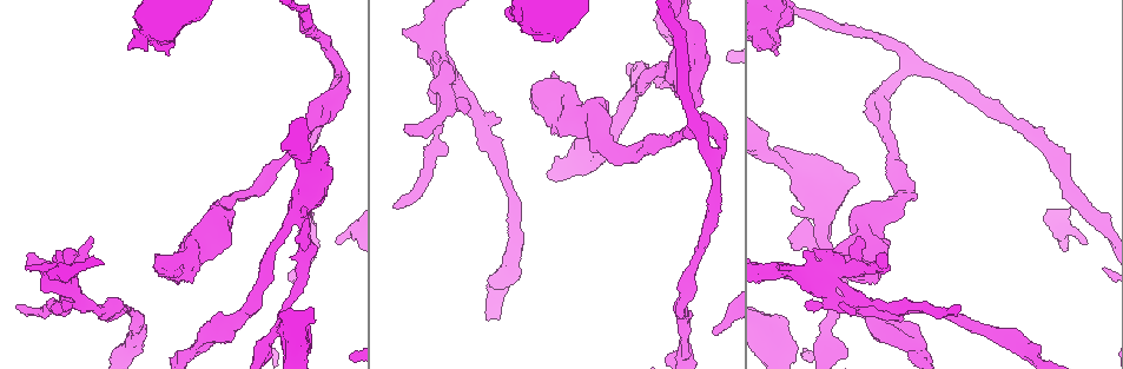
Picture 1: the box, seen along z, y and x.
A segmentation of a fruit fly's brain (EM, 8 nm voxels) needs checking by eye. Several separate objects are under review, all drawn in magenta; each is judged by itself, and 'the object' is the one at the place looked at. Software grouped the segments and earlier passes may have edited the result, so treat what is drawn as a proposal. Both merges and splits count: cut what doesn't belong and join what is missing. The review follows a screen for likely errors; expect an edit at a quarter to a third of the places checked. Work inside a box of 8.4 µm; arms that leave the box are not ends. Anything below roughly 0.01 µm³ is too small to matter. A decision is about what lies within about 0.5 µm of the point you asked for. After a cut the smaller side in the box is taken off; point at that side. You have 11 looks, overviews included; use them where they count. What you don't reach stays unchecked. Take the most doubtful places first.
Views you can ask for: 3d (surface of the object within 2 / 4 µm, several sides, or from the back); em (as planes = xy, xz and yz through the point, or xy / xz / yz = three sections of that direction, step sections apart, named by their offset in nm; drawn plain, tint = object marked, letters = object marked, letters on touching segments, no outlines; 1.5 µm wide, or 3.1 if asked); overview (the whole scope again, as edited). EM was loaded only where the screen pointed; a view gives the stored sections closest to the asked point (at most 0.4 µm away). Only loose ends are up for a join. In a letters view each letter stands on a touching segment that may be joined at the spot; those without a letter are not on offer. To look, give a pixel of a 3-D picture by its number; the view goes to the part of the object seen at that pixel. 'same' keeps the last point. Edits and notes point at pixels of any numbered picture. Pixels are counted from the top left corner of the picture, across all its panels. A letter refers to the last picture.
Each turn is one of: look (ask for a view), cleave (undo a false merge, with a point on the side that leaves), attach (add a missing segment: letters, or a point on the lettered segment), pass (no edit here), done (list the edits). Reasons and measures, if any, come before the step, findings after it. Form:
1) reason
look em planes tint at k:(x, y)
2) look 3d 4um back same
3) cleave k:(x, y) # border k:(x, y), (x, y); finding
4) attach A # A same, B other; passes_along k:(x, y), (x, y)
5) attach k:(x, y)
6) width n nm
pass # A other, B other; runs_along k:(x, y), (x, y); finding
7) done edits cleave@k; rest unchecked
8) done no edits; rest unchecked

free end
look em planes tint at 1:(123, 306)

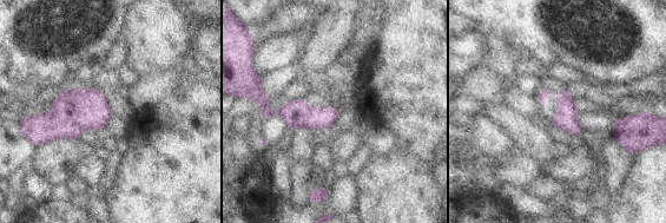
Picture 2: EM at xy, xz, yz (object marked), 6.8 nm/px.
what lies round it
look em planes letters same

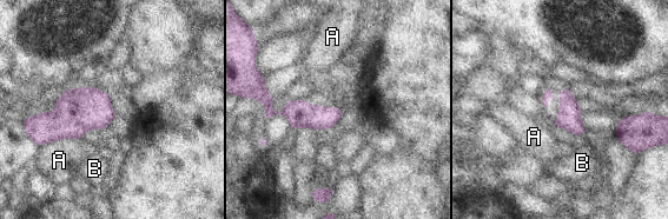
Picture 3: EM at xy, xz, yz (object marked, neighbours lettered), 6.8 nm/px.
pass # A other, B other; runs_along 3:(268, 106), (275, 113), (338, 112); no lettered segment goes on from it

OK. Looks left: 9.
branch stops here
look em 3.1um xz step 16 letters at 1:(168, 55)

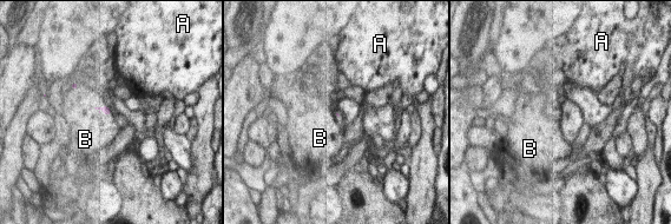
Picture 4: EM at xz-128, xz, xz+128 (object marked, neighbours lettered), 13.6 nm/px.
another direction
look em 3.1um planes letters same

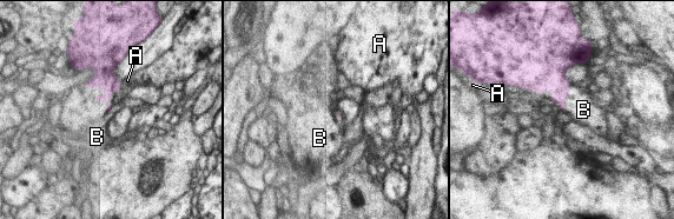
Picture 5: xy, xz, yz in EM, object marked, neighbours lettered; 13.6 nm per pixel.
attach B # A other, B same; the neuron continues

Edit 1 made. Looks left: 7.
abrupt turn
look 3d 2um at 1:(908, 69)

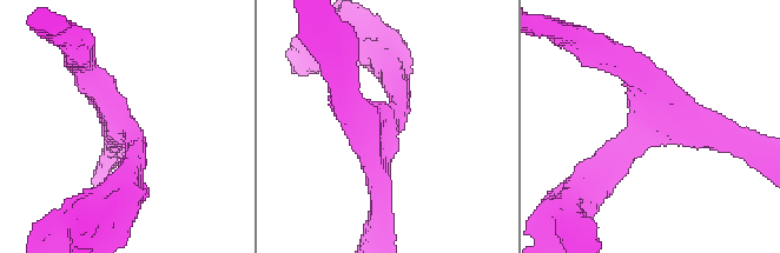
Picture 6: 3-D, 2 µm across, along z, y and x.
arms 3; arm_widths 190, 220, 300 nm
look em xz step 8 plain at 6:(391, 127)

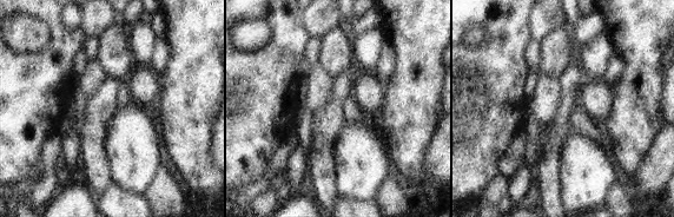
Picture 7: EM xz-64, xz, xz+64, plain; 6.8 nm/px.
what lies round it
look em xz step 8 letters same

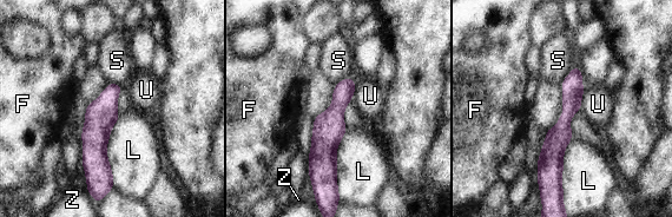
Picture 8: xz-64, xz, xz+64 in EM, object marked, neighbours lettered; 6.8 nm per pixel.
width 130 nm; longest_contact L 480 nm
pass # F other, L other, S other, U other, Z other; all the same neuron

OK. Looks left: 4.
done edits attach@5; rest unchecked

